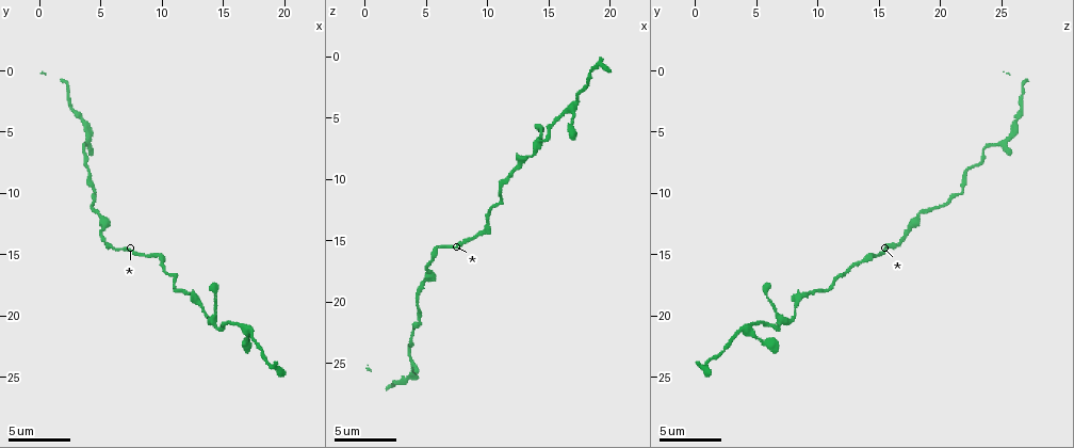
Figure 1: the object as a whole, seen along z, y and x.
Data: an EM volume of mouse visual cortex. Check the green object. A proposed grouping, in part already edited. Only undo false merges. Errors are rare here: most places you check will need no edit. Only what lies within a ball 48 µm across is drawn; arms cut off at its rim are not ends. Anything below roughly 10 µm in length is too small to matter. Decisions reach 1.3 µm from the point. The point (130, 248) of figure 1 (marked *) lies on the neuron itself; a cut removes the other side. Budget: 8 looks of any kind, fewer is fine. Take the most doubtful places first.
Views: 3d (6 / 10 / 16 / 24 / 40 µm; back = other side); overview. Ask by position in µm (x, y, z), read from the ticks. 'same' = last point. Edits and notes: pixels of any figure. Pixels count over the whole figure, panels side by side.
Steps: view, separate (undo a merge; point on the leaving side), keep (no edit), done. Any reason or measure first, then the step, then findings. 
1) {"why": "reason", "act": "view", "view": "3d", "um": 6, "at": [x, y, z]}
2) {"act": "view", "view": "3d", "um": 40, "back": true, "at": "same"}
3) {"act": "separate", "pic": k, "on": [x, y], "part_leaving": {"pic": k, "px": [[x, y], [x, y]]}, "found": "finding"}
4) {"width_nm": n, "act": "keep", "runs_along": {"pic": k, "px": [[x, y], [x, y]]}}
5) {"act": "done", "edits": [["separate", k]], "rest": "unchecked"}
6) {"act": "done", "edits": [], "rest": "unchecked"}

{"why": "two arms in line, one across", "act": "view", "view": "3d", "um": 6, "at": [17.0, 21.0, 3.8]}

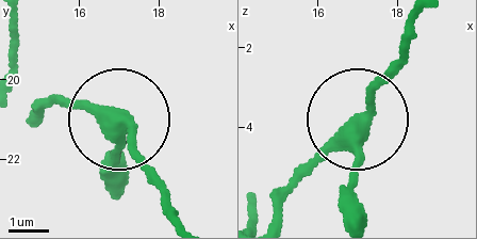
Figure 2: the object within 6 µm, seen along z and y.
{"arms": 3, "act": "keep", "runs_along": {"pic": 2, "px": [[30, 113], [53, 104], [94, 107], [162, 192]]}, "found": "continuous, no second neuron"}

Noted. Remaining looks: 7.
{"why": "calibre changes", "act": "view", "view": "3d", "um": 16, "at": [3.8, 5.8, 24.6]}

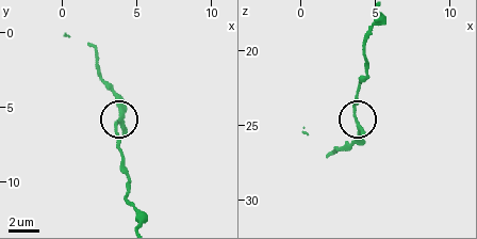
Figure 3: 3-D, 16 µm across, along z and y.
{"arms": 3, "act": "keep", "runs_along": {"pic": 3, "px": [[138, 218], [127, 202], [115, 138], [119, 104], [112, 89]]}, "found": "all the same neuron"}

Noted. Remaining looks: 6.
{"why": "narrows sharply", "act": "view", "view": "3d", "um": 10, "at": [13.2, 19.8, 8.0]}

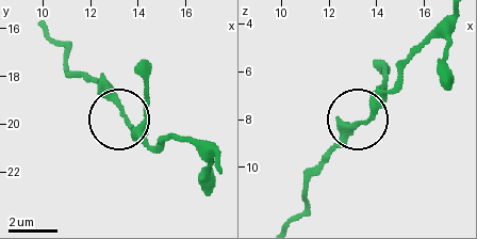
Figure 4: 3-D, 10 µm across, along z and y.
{"width_nm": 170, "act": "keep", "found": "continuous, no second neuron"}

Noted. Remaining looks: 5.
{"why": "thick turns thin", "act": "view", "view": "3d", "um": 16, "at": [5.8, 14.2, 15.8]}

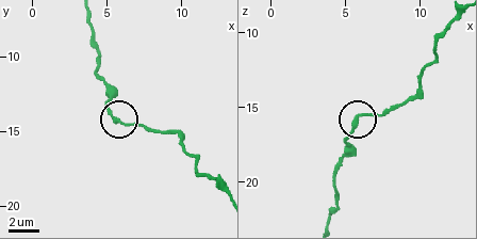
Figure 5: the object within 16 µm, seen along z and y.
{"act": "view", "view": "3d", "um": 16, "back": true, "at": [5.6, 14.2, 15.6]}

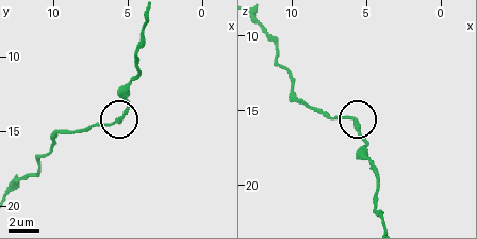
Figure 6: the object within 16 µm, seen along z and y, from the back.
{"act": "keep", "found": "one neuron here"}

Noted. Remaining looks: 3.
{"act": "done", "edits": [], "rest": "unchecked"}

